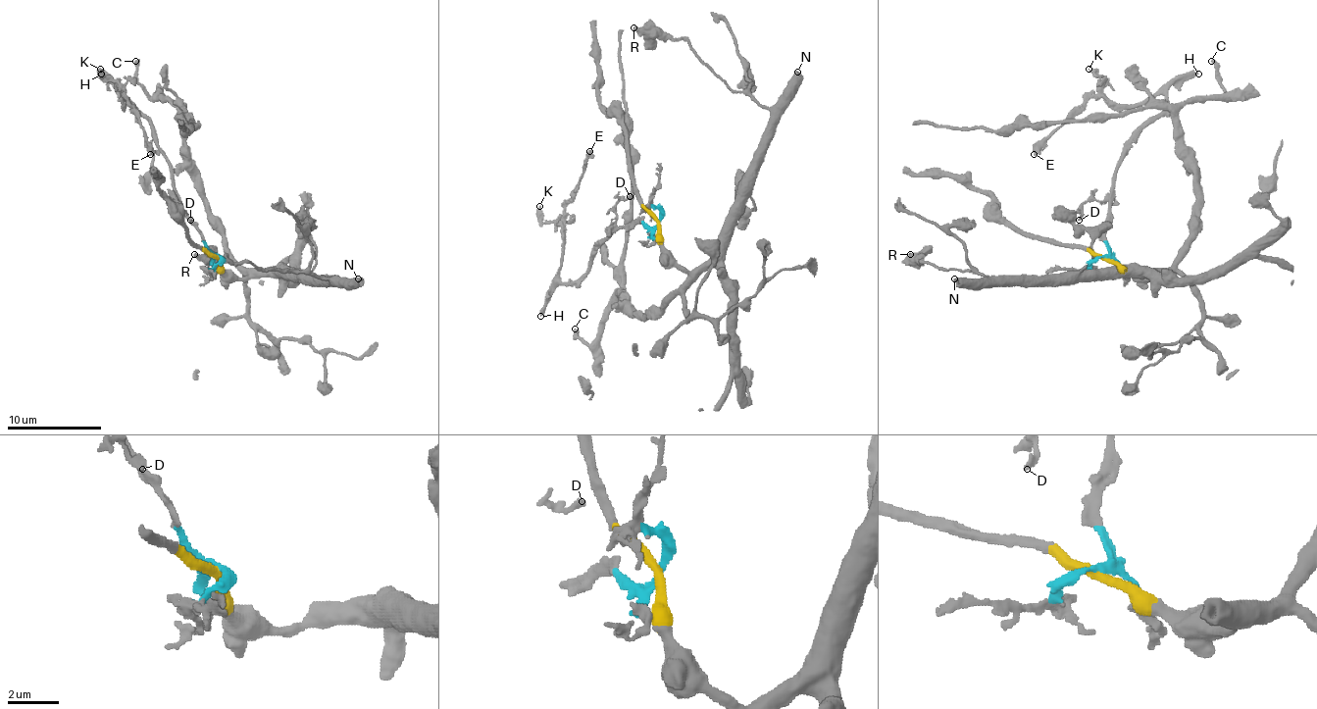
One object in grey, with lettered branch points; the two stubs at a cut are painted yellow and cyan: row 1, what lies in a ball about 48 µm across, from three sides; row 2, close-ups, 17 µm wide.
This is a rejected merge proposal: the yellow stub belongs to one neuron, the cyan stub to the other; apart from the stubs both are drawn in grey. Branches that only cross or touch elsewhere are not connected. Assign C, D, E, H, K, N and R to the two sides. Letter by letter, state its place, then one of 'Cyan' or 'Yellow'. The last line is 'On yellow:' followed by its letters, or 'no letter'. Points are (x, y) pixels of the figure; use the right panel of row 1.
C: Place: (1211, 61). Yellow
D: Place: (1079, 220). Cyan
E: Place: (1034, 154). Cyan
H: Place: (1198, 74). Cyan
K: Place: (1089, 69). Cyan
N: Place: (954, 278). Yellow
R: Place: (910, 254). Yellow
On yellow: C, N, R

